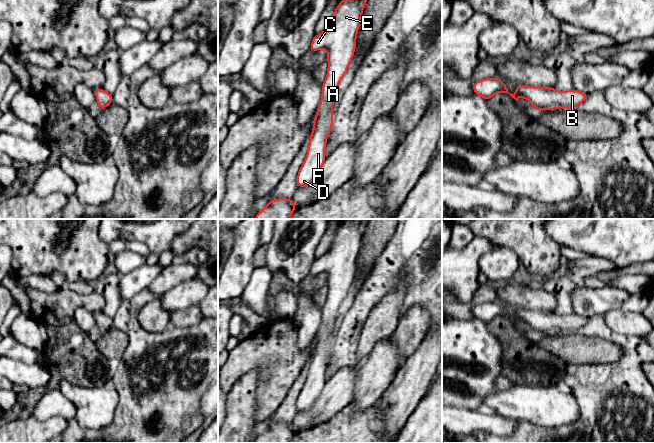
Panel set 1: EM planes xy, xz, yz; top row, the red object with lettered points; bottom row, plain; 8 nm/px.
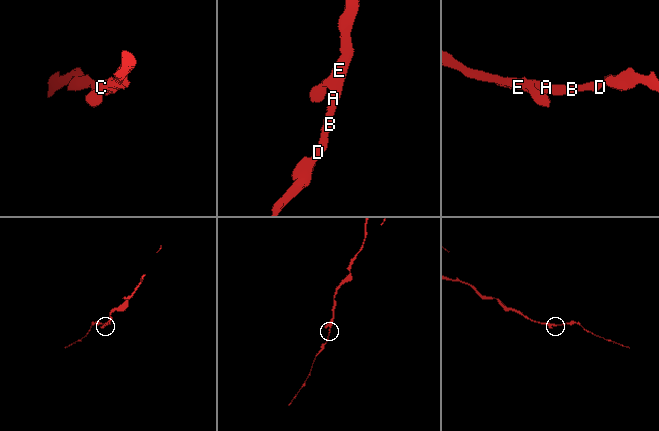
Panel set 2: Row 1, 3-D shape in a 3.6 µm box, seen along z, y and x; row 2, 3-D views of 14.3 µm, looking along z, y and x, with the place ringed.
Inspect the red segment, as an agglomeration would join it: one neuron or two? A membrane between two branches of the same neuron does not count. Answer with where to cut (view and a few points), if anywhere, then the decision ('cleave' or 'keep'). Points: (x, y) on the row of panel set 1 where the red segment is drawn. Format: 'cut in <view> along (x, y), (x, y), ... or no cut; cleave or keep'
no cut; keep

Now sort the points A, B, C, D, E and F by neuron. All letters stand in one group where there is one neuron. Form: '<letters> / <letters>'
A B C D E F

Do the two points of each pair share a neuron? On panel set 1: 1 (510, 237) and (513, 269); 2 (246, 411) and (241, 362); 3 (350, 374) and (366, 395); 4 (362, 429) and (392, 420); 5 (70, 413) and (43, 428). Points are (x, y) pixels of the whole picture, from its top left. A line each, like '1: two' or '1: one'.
1: two
2: two
3: two
4: two
5: two

